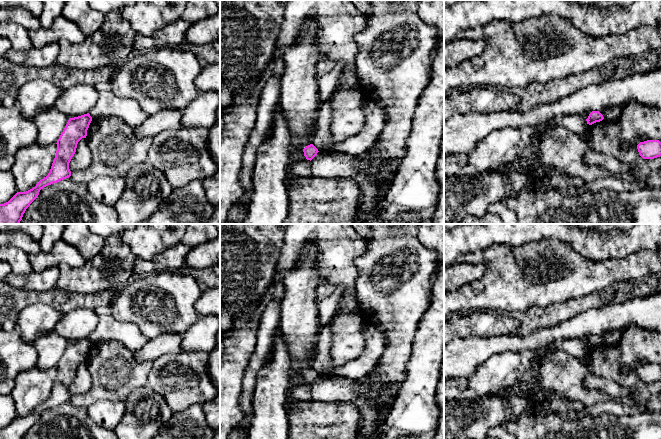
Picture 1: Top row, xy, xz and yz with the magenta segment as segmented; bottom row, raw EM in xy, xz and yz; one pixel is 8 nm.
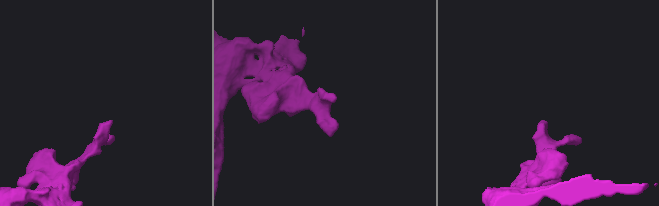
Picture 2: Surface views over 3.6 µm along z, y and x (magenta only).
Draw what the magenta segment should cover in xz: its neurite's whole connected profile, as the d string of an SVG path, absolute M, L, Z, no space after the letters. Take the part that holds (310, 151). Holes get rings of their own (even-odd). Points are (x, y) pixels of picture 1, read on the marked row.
M310 144L303 149L303 152L306 159L311 161L319 151L313 144Z

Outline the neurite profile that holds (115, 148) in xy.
M117 116L92 119L87 130L92 161L86 169L71 173L76 183L89 183L101 177L123 178L135 165L147 161L150 138L139 138L135 127Z

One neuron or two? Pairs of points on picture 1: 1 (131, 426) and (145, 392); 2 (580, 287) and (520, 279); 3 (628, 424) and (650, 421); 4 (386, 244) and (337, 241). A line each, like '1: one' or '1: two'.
1: one
2: one
3: one
4: two

